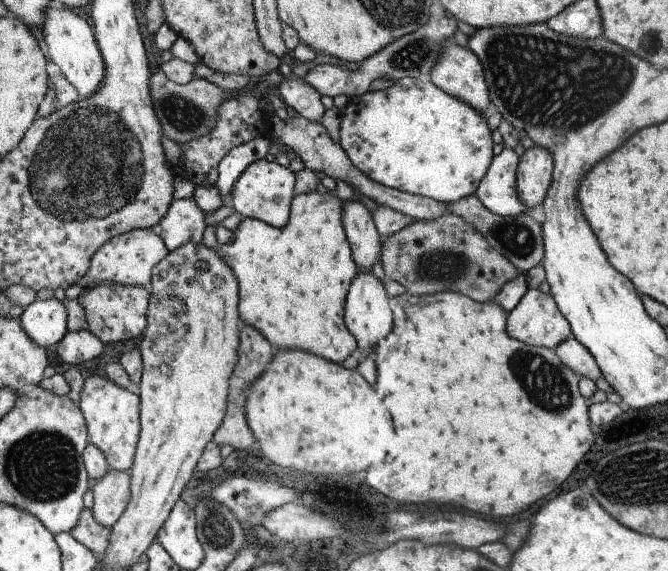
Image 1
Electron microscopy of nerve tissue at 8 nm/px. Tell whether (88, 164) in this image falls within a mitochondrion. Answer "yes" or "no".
yes

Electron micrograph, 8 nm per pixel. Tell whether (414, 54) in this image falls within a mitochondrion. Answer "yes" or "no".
yes

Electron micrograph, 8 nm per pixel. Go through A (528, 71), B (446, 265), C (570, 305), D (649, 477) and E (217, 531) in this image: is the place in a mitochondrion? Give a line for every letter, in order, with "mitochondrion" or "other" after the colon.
A: mitochondrion
B: mitochondrion
C: other
D: mitochondrion
E: mitochondrion

